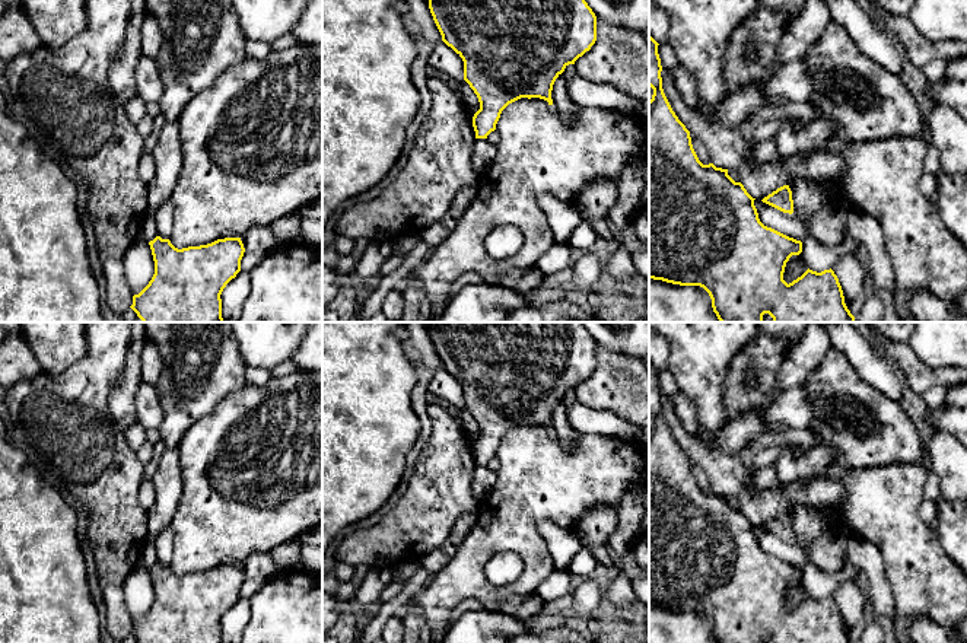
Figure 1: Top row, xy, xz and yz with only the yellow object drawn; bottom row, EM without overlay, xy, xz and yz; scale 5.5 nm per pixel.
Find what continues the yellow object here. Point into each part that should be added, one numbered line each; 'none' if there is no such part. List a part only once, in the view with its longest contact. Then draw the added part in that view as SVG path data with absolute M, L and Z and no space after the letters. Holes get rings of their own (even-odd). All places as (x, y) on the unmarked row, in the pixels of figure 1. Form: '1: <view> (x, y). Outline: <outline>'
none

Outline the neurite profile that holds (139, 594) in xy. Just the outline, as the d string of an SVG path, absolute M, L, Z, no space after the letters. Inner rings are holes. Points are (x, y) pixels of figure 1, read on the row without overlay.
M137 564L124 582L124 601L134 621L139 621L155 601L155 588L147 567Z

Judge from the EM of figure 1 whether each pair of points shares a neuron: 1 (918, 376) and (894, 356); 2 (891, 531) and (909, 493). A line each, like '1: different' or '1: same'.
1: same
2: same

